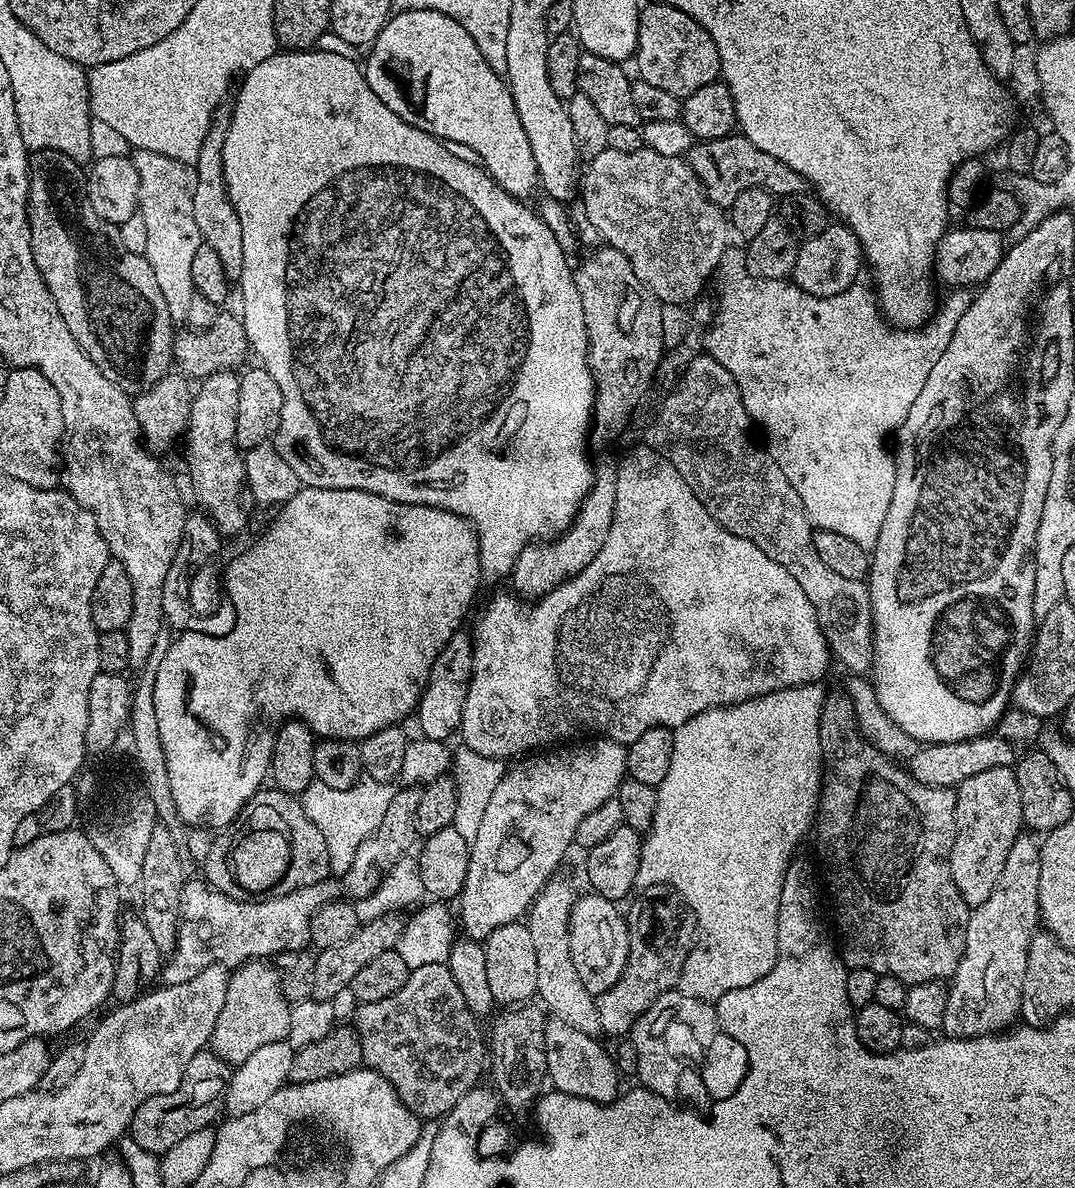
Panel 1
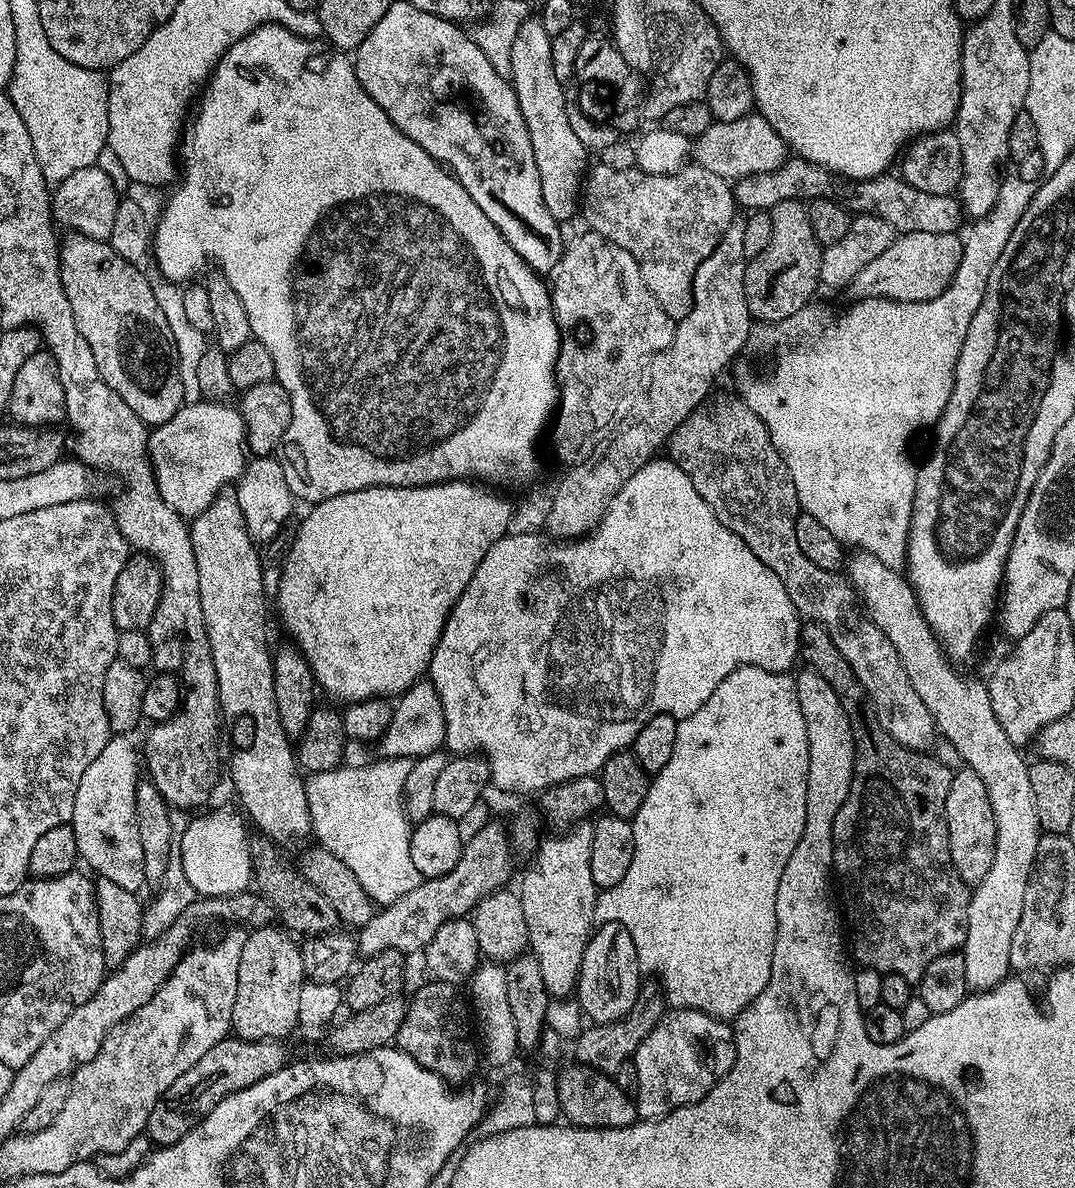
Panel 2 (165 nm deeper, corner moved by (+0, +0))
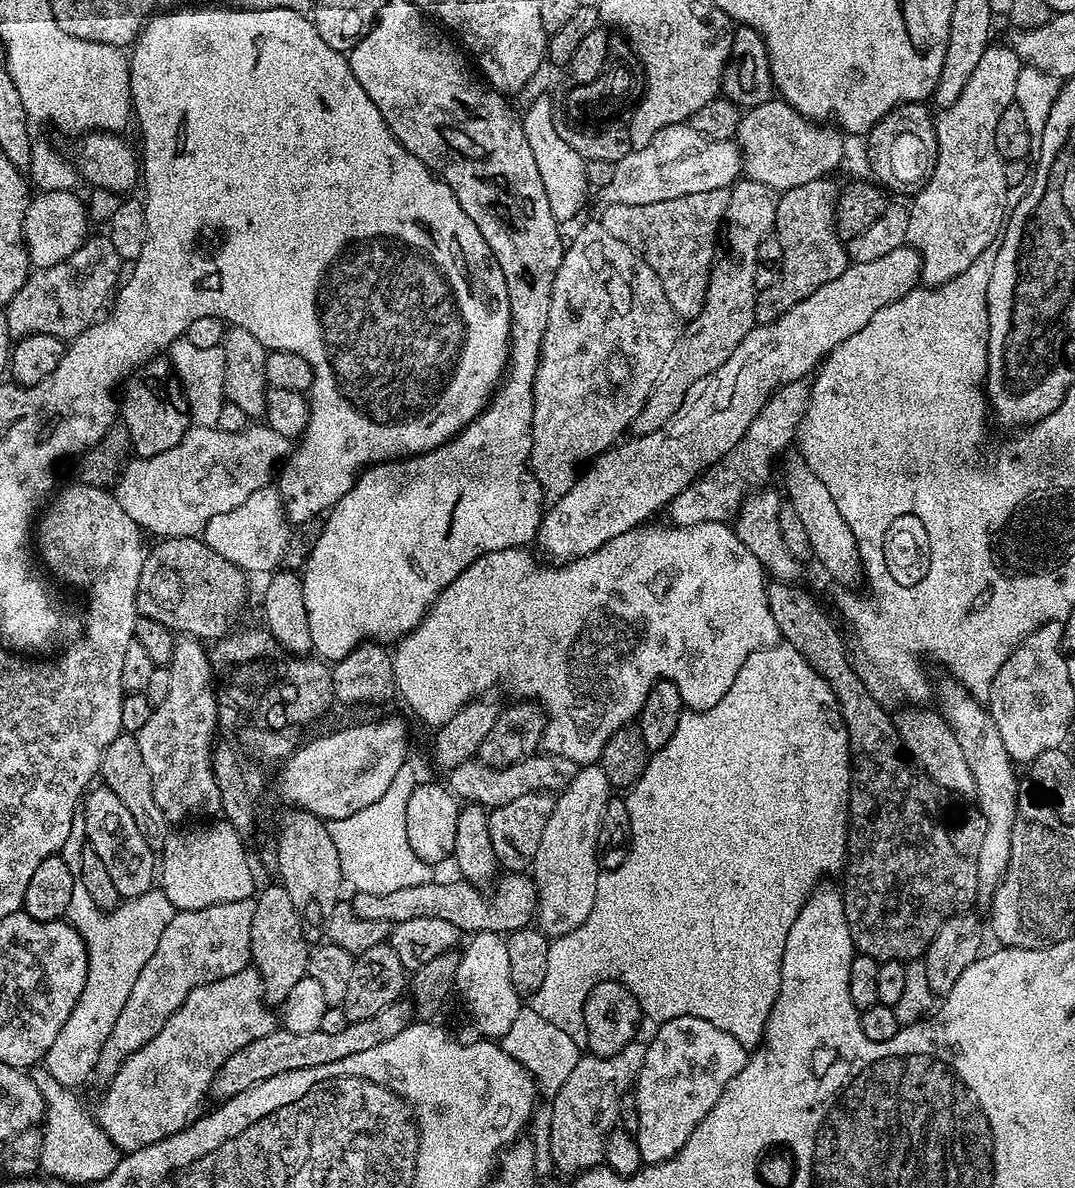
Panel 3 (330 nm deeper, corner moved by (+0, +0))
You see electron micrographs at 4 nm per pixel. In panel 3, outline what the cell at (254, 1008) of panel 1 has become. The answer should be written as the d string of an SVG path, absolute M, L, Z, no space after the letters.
M273 882L269 888L261 887L255 901L254 922L250 922L251 963L260 971L265 1000L269 1005L280 1006L294 984L308 974L310 943L308 944L307 938L304 937L306 925L300 919L294 902L290 902L290 894L279 882Z

